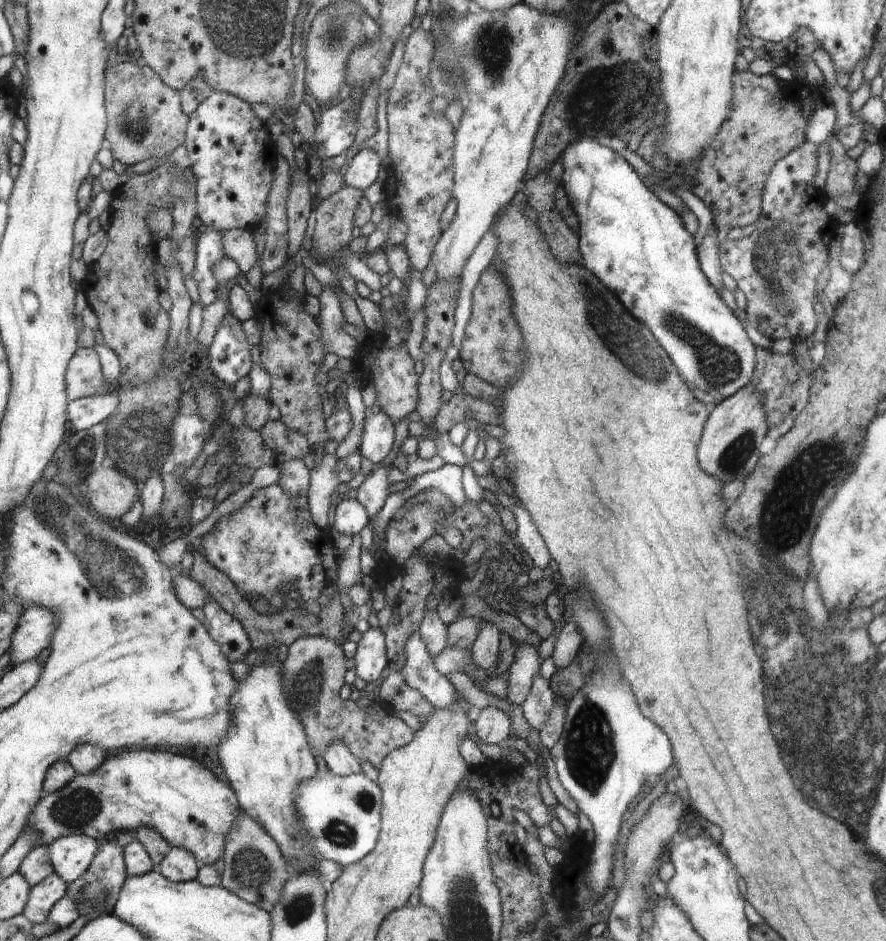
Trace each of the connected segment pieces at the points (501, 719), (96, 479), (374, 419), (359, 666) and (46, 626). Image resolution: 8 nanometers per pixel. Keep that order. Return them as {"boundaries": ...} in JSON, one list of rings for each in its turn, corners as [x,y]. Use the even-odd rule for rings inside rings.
{"boundaries":[[[[485,707],[474,722],[478,738],[486,744],[503,746],[512,735],[510,717],[499,707]]],[[[109,460],[92,471],[83,484],[86,484],[87,499],[93,511],[104,518],[124,516],[138,494],[134,480]]],[[[375,409],[374,413],[365,418],[359,450],[361,456],[366,456],[375,467],[380,466],[394,446],[392,423],[382,409]]],[[[370,627],[362,633],[362,638],[357,643],[354,656],[356,664],[353,668],[356,676],[369,685],[376,682],[381,674],[387,673],[384,635],[380,629]]],[[[38,605],[24,608],[11,636],[8,668],[38,659],[40,652],[50,646],[56,627],[57,618],[51,610]]]]}

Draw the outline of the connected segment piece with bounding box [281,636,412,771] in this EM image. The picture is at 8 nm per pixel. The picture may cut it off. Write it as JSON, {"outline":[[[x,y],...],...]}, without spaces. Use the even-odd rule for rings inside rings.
{"outline":[[[323,636],[302,637],[295,640],[288,647],[288,656],[282,664],[283,690],[287,694],[287,703],[293,712],[299,717],[303,728],[307,733],[307,741],[316,754],[324,756],[325,751],[335,741],[342,741],[348,750],[360,761],[369,762],[377,771],[392,750],[407,745],[412,740],[412,730],[406,726],[402,719],[390,714],[384,708],[384,702],[377,694],[371,707],[363,707],[354,699],[340,696],[340,689],[345,685],[344,674],[349,670],[346,666],[347,657],[344,655],[342,646]]]}

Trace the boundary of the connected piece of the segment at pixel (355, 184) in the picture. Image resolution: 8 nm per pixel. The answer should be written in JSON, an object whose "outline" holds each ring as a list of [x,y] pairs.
{"outline":[[[361,148],[352,158],[352,164],[344,176],[344,184],[361,191],[366,190],[380,174],[380,165],[383,160],[378,153],[371,148]]]}

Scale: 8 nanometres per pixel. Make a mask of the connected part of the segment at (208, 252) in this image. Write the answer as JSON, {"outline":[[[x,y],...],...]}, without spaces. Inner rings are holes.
{"outline":[[[206,227],[199,234],[197,246],[197,257],[191,277],[197,284],[199,302],[206,307],[214,302],[216,298],[217,282],[213,278],[213,266],[224,258],[223,232],[215,228]]]}

